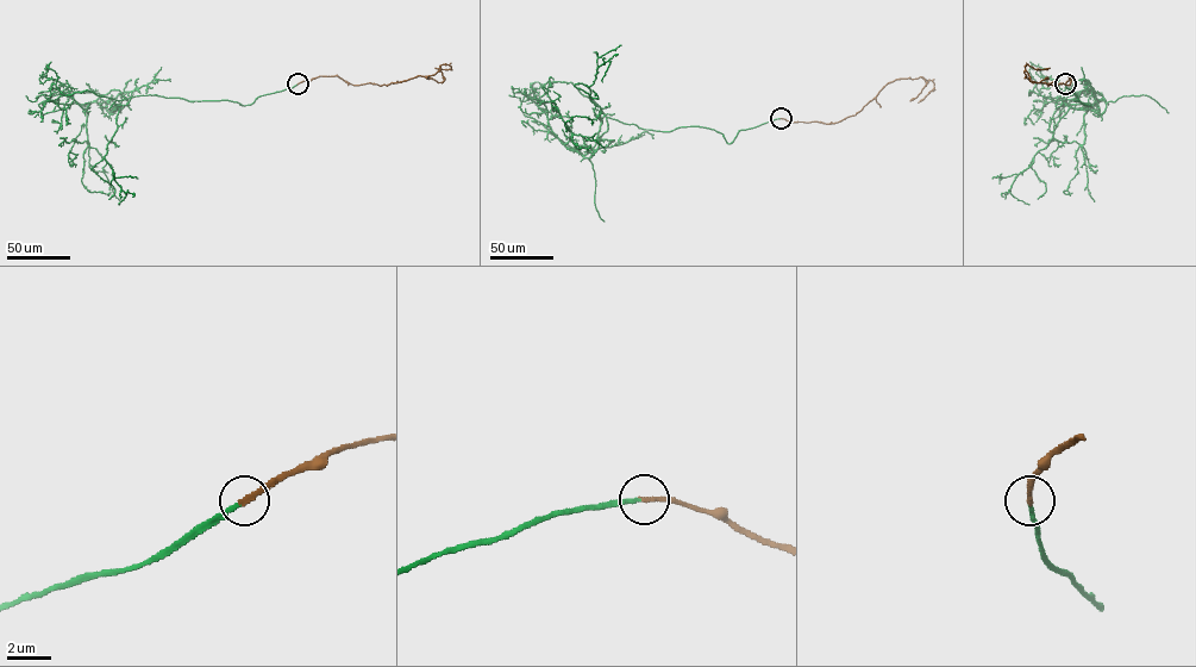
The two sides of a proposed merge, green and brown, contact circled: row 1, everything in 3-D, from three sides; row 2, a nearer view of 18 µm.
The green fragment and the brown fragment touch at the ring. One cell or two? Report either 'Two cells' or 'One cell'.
One cell

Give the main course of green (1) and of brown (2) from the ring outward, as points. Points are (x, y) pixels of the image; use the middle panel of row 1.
1: (781, 118), (728, 144), (707, 128), (607, 117), (589, 159), (602, 119), (587, 87), (608, 61), (602, 82)
2: (781, 118), (834, 123), (853, 116), (896, 79), (931, 80), (934, 87), (918, 103)

